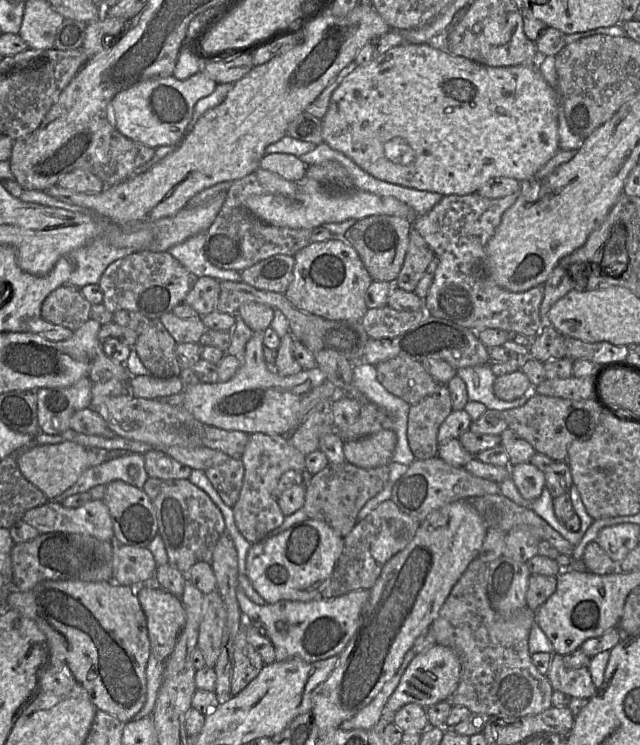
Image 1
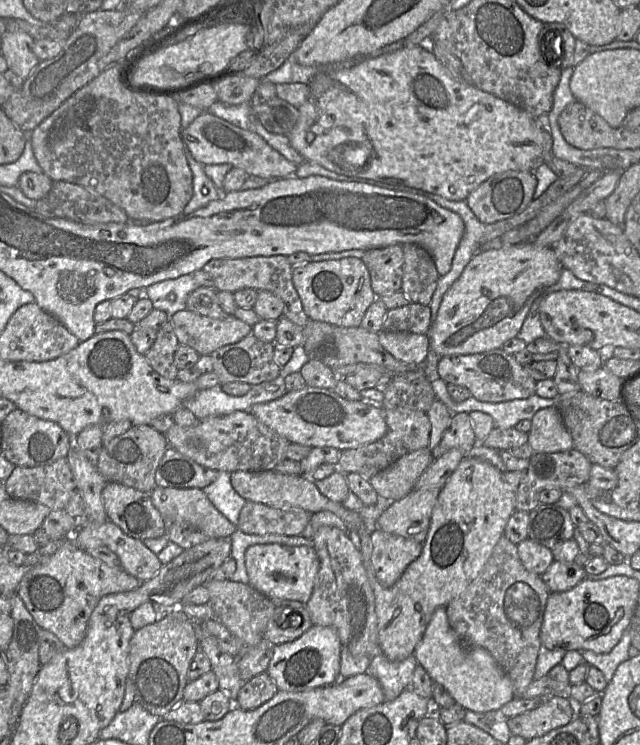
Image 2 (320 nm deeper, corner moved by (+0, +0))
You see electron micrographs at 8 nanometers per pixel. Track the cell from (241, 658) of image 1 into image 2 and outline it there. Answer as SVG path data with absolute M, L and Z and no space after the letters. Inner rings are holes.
M263 672L244 682L234 704L242 710L254 710L269 701L278 691L273 679L267 672Z

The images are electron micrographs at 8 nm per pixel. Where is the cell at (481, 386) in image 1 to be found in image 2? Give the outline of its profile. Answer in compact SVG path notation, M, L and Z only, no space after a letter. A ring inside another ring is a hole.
M441 379L431 382L431 386L436 395L450 413L471 413L481 411L489 414L494 421L494 428L508 429L522 420L531 420L535 413L544 408L556 406L555 399L542 398L536 394L525 398L516 399L500 403L488 403L470 397L463 402L455 402L447 391L447 383Z

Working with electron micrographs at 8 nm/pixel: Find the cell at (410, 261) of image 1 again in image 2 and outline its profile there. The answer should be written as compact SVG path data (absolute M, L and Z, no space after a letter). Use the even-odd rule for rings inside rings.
M403 244L401 291L412 303L429 306L440 275L429 252L416 244Z

